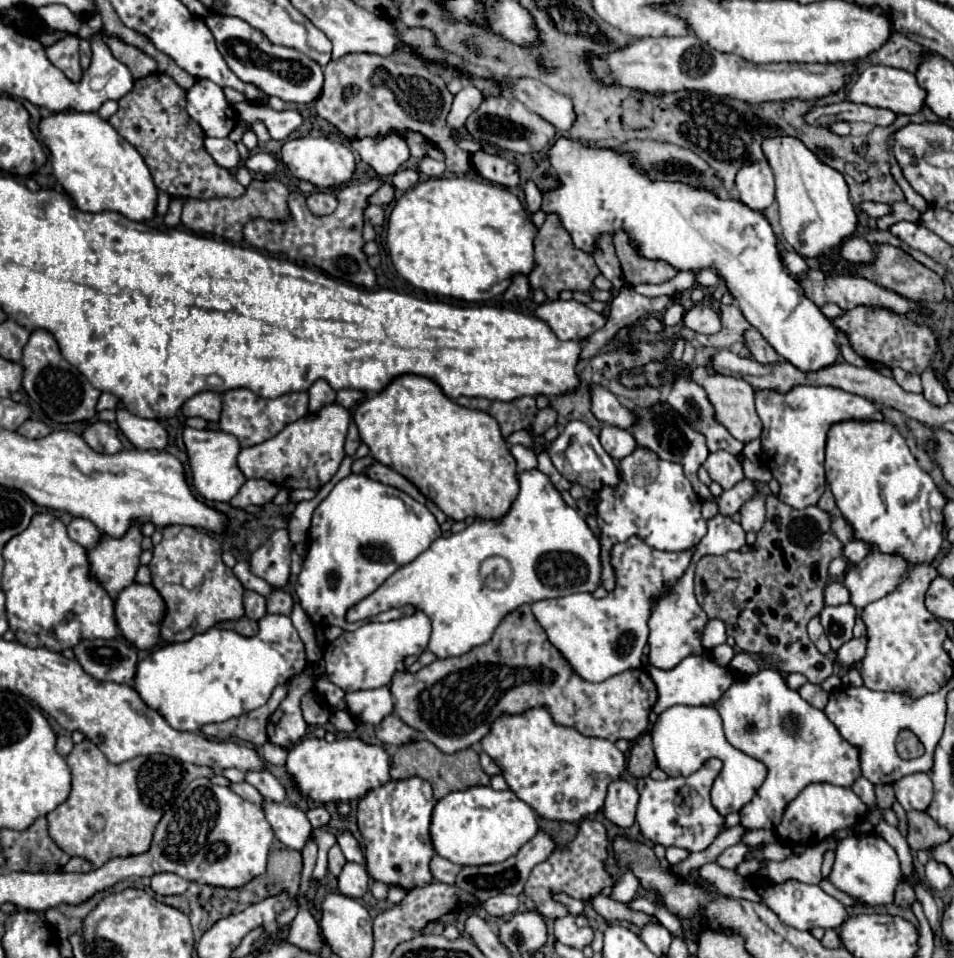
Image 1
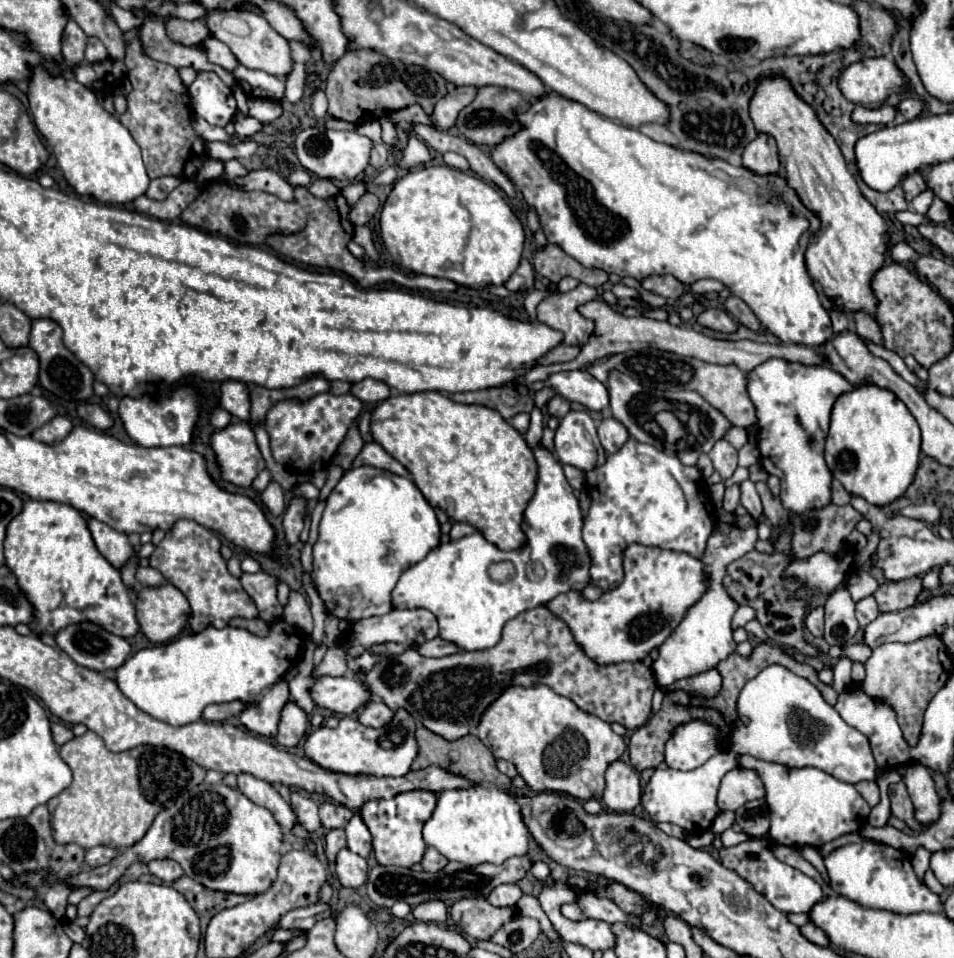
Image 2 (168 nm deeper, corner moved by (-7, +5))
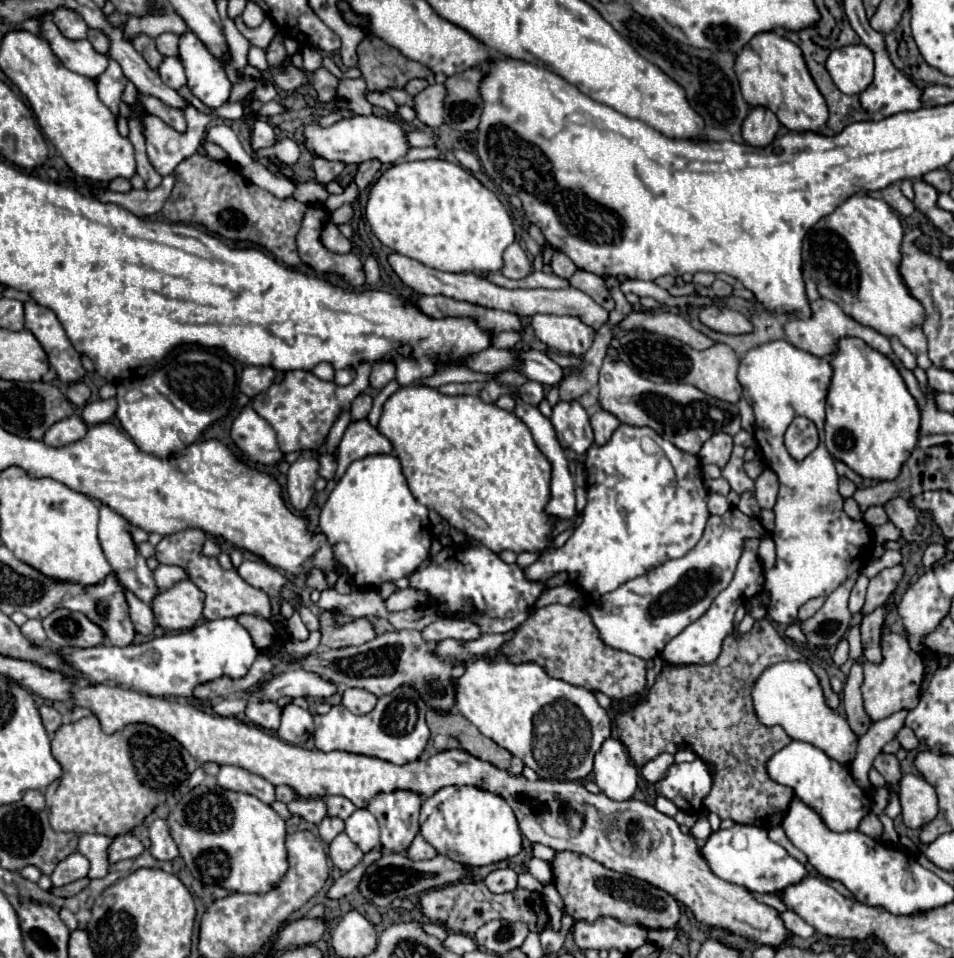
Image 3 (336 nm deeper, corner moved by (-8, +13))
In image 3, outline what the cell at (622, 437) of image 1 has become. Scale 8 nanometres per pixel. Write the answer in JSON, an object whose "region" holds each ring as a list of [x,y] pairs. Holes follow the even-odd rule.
{"region":[[[598,410],[590,418],[590,424],[594,428],[594,444],[604,446],[610,440],[612,432],[620,426],[620,420],[616,416],[612,416],[610,412],[606,412],[606,410]]]}

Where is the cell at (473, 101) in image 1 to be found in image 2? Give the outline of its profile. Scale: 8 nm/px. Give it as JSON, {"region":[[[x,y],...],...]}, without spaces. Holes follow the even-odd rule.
{"region":[[[463,86],[463,88],[455,88],[453,92],[449,92],[447,96],[443,96],[443,100],[439,100],[439,104],[435,104],[435,112],[429,116],[433,122],[435,130],[447,130],[455,124],[457,114],[471,104],[471,100],[475,98],[477,88],[473,86]]]}

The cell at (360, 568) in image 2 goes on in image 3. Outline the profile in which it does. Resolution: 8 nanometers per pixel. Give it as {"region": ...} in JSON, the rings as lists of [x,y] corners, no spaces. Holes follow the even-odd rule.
{"region":[[[366,456],[362,460],[356,460],[348,466],[346,474],[338,480],[336,488],[328,496],[318,522],[320,532],[326,536],[334,560],[338,566],[352,578],[358,578],[360,590],[378,588],[384,582],[396,582],[408,574],[412,574],[428,556],[432,546],[432,524],[428,518],[428,508],[420,504],[412,490],[408,488],[408,482],[404,478],[402,466],[396,456]]]}

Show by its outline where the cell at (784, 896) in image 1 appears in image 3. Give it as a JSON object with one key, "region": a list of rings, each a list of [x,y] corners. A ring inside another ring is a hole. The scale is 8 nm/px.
{"region":[[[736,824],[730,830],[712,832],[702,846],[702,856],[708,860],[708,866],[718,878],[746,886],[758,894],[780,894],[788,886],[794,886],[808,876],[804,864],[800,864],[782,846],[768,838],[768,830],[746,824]]]}

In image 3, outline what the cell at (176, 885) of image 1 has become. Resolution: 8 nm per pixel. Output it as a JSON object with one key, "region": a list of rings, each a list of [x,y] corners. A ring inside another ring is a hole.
{"region":[[[160,818],[160,820],[154,820],[152,826],[150,826],[150,854],[160,860],[160,862],[172,862],[176,856],[178,856],[178,848],[168,832],[168,826],[166,822]]]}

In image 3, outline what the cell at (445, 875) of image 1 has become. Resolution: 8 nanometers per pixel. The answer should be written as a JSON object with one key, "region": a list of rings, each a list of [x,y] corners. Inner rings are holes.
{"region":[[[416,836],[414,842],[408,848],[408,858],[410,860],[432,860],[432,856],[436,856],[436,854],[438,852],[422,836]]]}

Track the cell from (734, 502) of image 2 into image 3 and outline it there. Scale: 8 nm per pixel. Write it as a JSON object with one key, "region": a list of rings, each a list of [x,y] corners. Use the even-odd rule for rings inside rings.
{"region":[[[724,478],[706,480],[704,484],[706,484],[708,492],[718,492],[718,494],[722,494],[722,496],[728,496],[728,492],[730,492],[730,484],[728,484],[728,480],[724,480]]]}

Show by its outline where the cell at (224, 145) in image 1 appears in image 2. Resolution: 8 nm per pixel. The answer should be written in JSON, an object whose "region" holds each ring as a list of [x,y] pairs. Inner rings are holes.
{"region":[[[195,116],[195,118],[191,120],[191,124],[193,124],[195,132],[197,132],[205,142],[211,142],[211,140],[231,142],[231,136],[229,136],[223,128],[219,128],[219,126],[211,126],[211,124],[207,124],[203,118],[199,118],[199,116]]]}

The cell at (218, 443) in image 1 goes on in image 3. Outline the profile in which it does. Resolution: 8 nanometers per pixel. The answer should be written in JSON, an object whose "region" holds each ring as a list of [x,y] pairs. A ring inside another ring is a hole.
{"region":[[[250,406],[244,408],[234,420],[230,428],[230,438],[252,464],[272,466],[282,458],[276,442],[276,432]]]}

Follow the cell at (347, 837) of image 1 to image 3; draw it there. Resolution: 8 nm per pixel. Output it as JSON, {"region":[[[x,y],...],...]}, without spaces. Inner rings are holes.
{"region":[[[356,810],[348,820],[346,820],[346,830],[348,838],[362,850],[362,852],[370,852],[372,848],[378,846],[378,838],[380,838],[380,830],[378,830],[378,822],[376,818],[366,810]]]}

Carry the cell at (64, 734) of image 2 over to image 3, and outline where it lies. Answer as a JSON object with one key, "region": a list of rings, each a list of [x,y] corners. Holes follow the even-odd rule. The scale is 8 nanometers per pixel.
{"region":[[[40,706],[40,716],[42,716],[42,722],[44,722],[44,728],[46,728],[46,732],[52,736],[62,724],[64,724],[64,720],[62,720],[62,714],[58,712],[58,710],[54,710],[54,708],[50,708],[50,706]]]}

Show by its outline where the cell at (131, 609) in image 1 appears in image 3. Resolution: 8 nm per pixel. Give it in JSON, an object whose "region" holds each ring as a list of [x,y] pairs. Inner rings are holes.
{"region":[[[182,580],[154,596],[150,606],[158,626],[174,632],[192,628],[202,618],[202,604],[204,594],[196,588],[196,584],[192,584],[192,580]]]}

